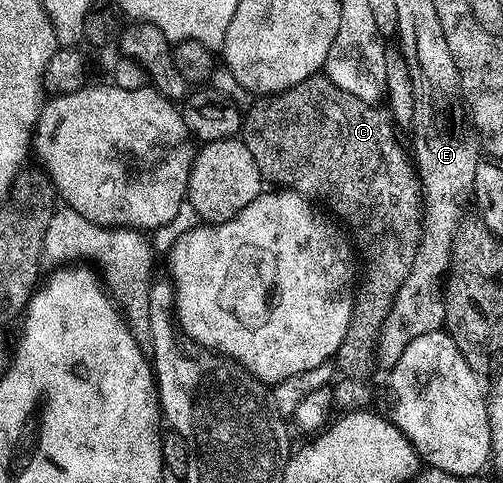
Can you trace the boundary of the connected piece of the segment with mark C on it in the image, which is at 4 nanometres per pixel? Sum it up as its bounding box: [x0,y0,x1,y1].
[240,73,421,380]

